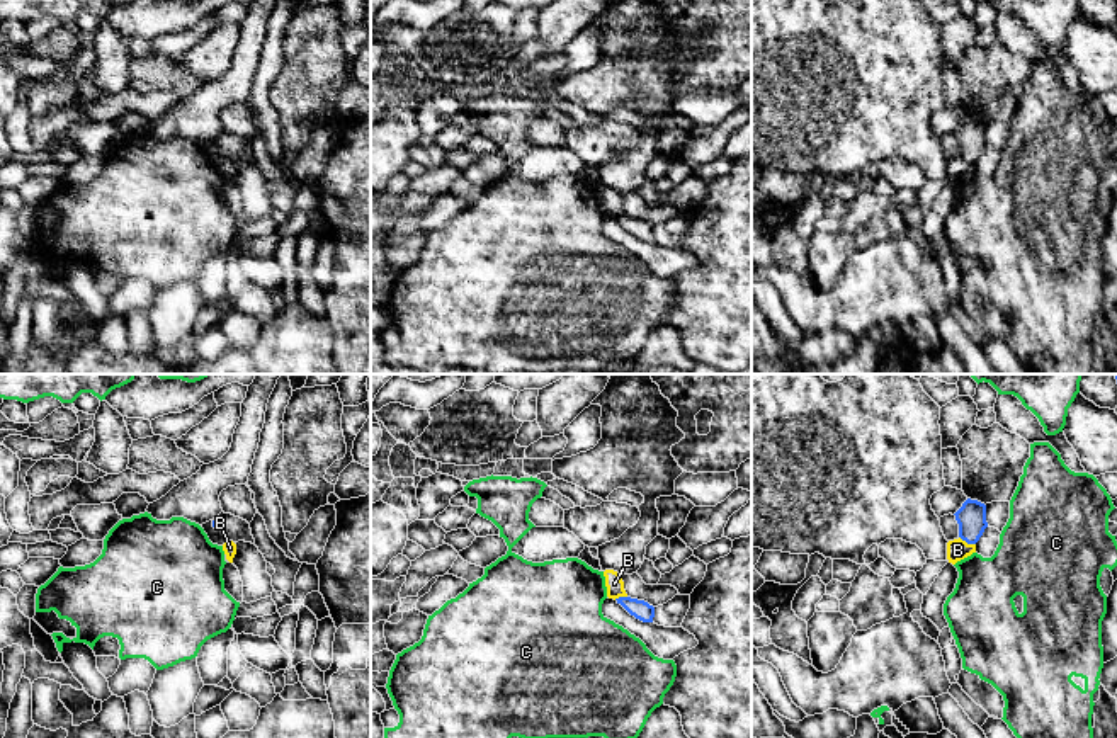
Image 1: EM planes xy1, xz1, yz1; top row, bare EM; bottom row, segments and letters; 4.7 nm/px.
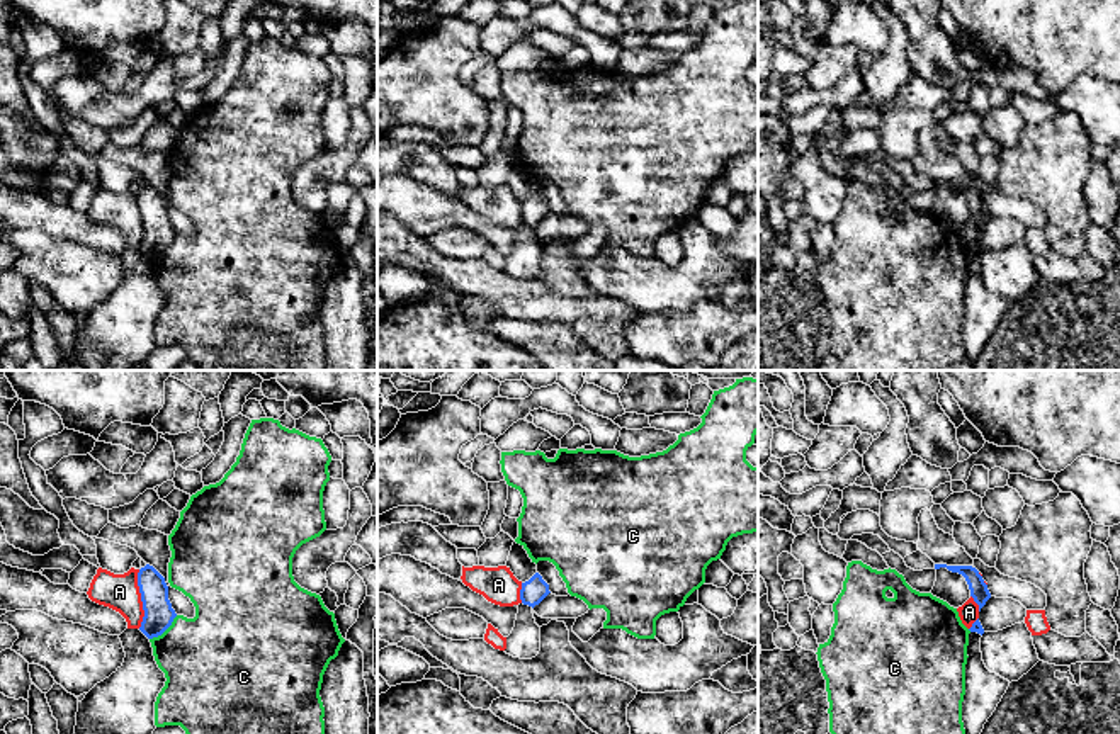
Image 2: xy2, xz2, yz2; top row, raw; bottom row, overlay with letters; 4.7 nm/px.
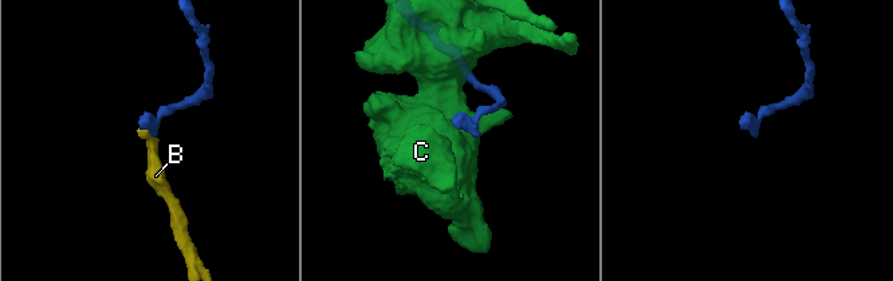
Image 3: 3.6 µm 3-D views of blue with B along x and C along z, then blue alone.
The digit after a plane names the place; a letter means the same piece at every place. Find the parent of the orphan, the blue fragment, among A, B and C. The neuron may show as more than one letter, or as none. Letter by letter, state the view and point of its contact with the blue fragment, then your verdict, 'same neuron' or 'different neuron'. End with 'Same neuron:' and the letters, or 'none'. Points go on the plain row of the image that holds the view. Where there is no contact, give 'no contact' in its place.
A: meets blue in xy2 at (141, 218); different neuron
B: meets blue in yz1 at (968, 162); same neuron
C: meets blue in xy2 at (164, 250); different neuron
Same neuron: B

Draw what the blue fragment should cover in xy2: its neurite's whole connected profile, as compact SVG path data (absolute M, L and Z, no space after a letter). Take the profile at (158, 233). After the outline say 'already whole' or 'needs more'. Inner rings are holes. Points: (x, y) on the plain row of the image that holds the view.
M150 184L139 189L138 206L141 212L144 236L139 250L148 257L161 255L177 236L168 219L165 197Z | already whole

